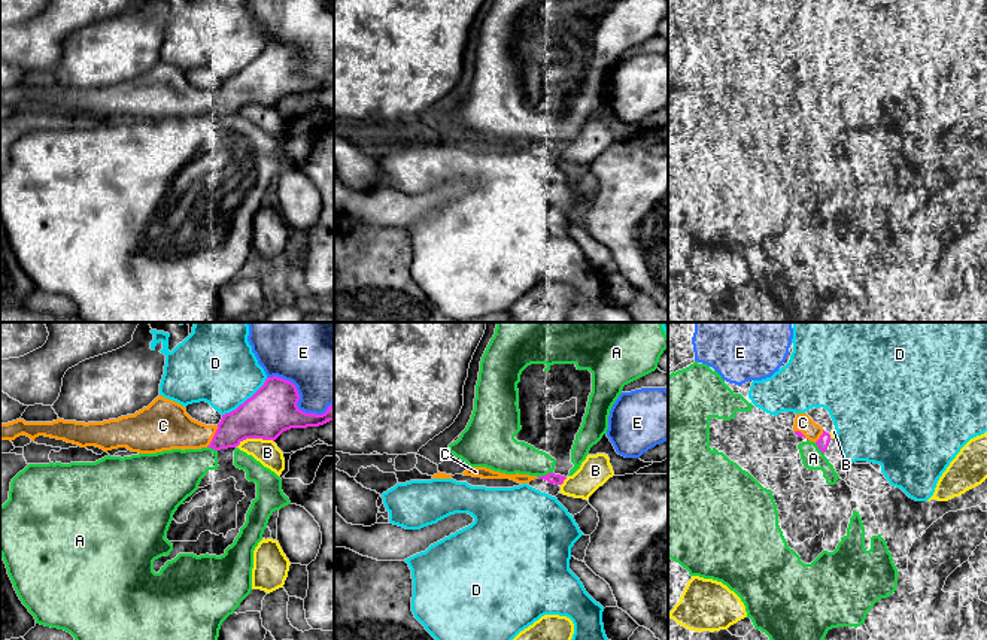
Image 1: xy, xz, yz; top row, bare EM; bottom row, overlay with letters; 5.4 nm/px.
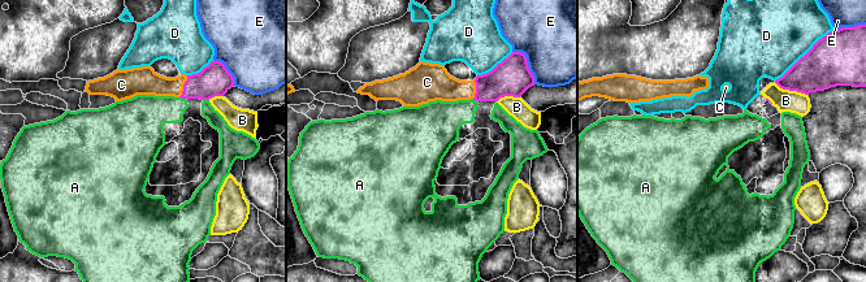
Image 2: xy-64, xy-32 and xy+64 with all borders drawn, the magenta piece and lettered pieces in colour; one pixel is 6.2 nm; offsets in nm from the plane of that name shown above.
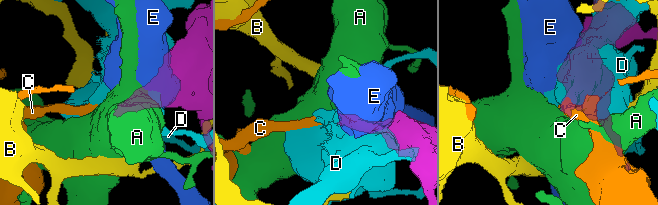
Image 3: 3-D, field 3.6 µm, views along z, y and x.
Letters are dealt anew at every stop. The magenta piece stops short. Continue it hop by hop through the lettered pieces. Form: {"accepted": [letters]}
{"accepted": ["C"]}

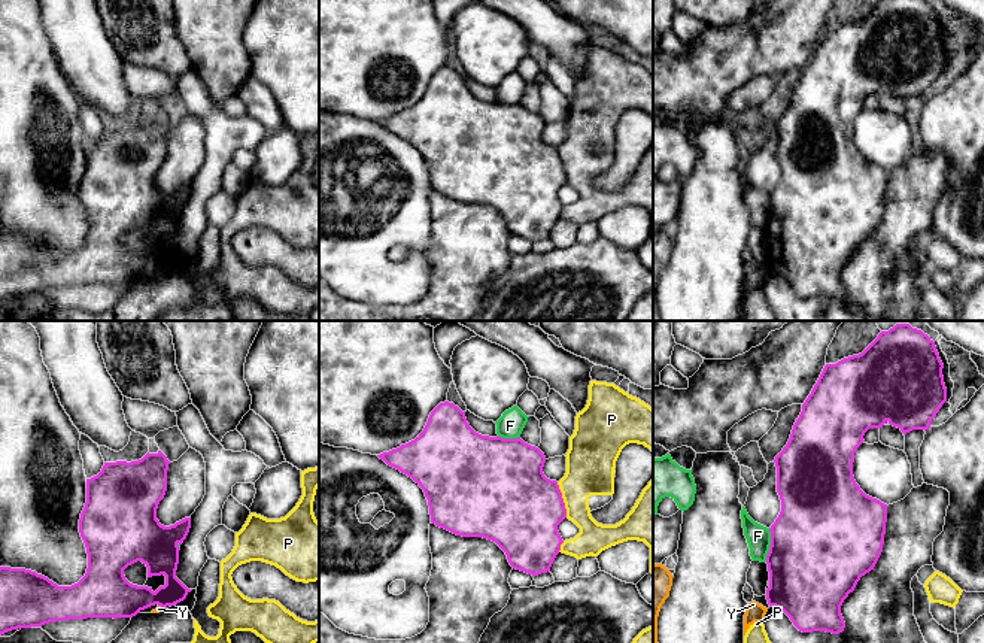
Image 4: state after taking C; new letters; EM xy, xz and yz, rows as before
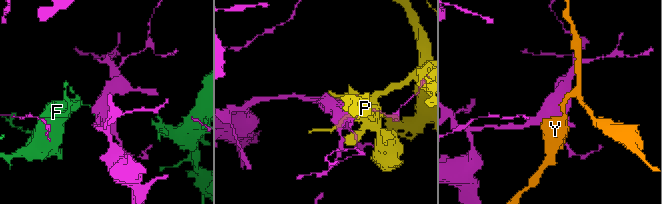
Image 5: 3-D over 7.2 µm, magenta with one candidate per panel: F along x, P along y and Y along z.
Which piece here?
{"accepted": []}

